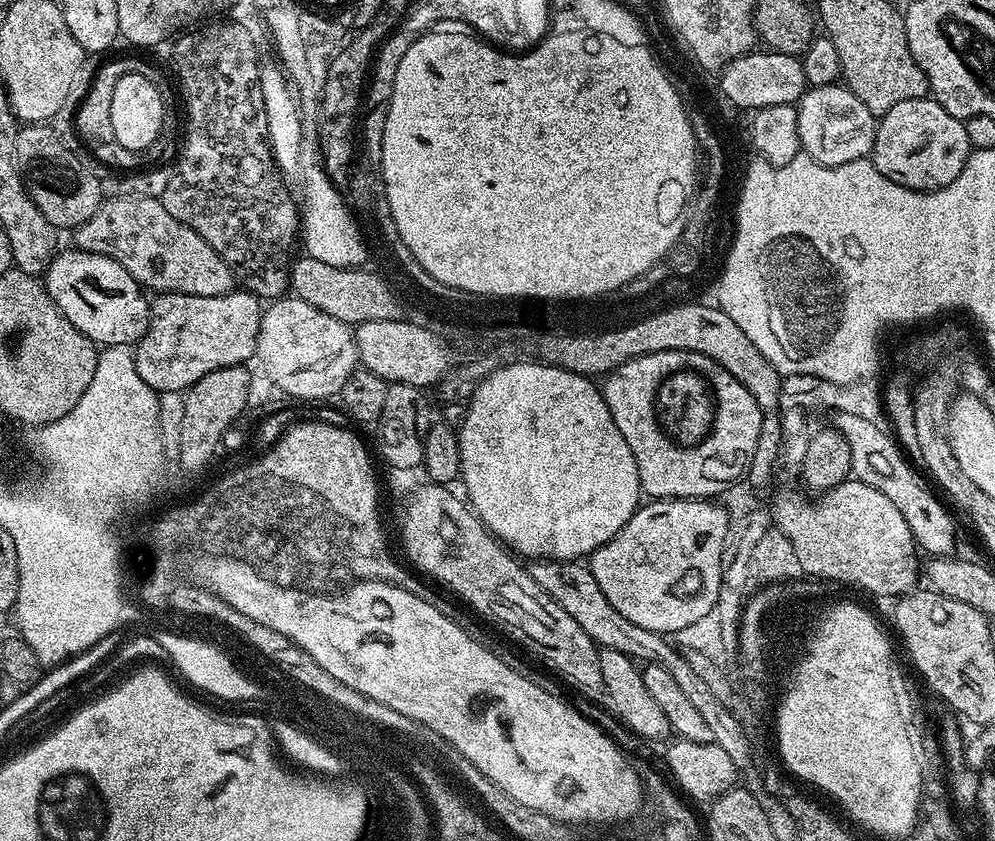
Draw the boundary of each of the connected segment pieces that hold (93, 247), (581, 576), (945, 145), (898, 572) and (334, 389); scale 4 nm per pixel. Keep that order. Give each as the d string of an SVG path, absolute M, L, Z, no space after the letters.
M118 198L117 200L105 199L100 209L79 228L75 229L75 247L81 252L97 252L103 256L114 258L122 265L135 280L140 283L141 288L151 290L153 293L173 292L174 294L190 294L210 298L211 296L225 296L233 291L234 273L232 267L227 264L216 249L210 246L190 226L178 222L170 210L162 206L160 199L154 198Z
M536 558L527 565L526 569L534 582L546 594L550 594L550 598L554 598L599 647L618 650L619 653L626 654L637 662L658 664L664 668L677 683L683 695L691 701L691 705L696 706L707 727L711 729L713 743L726 750L726 754L738 770L744 770L752 760L753 743L747 738L741 724L724 708L719 693L716 694L704 680L705 675L690 666L687 657L663 633L645 630L623 617L618 610L614 610L606 596L602 594L591 567L584 565L583 568L582 565L583 563L574 560Z
M925 98L898 102L898 106L879 117L870 159L890 182L913 188L915 192L933 192L962 174L973 151L970 138L966 138L964 121L954 118L936 100Z
M849 478L837 488L812 498L816 500L808 501L805 493L800 492L778 493L770 513L771 523L780 527L781 534L788 539L787 547L800 552L798 566L804 564L801 572L808 568L805 577L820 572L817 581L837 580L891 598L899 598L917 587L916 575L921 575L922 564L916 561L916 539L910 534L910 526L906 526L906 518L882 490Z
M293 296L274 300L261 313L254 358L280 391L300 400L339 395L346 378L359 363L353 329Z

